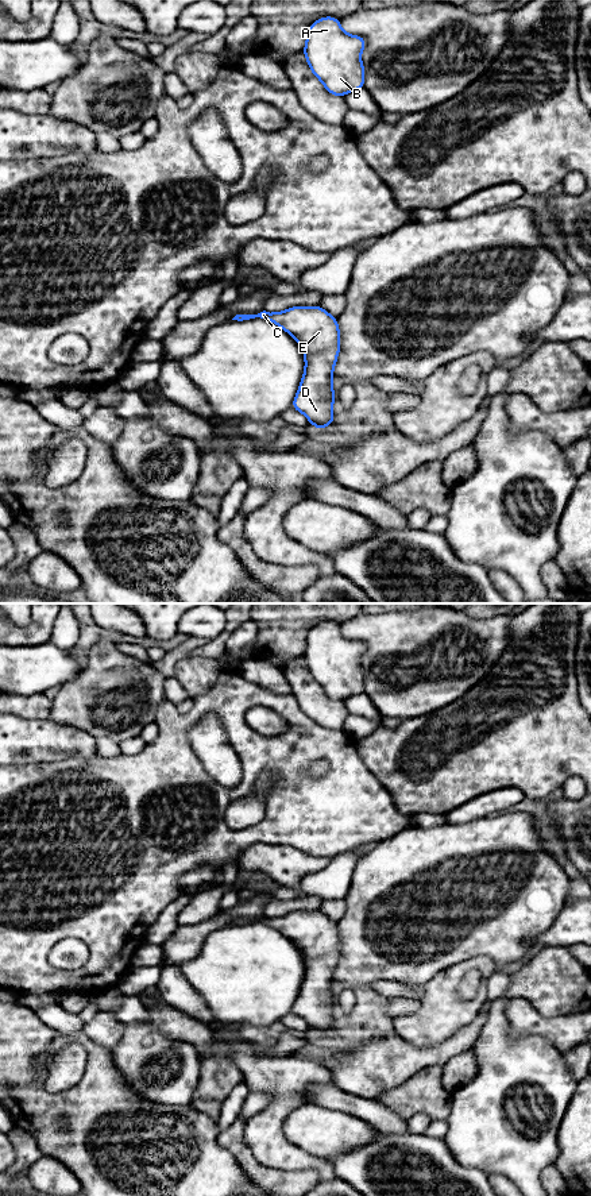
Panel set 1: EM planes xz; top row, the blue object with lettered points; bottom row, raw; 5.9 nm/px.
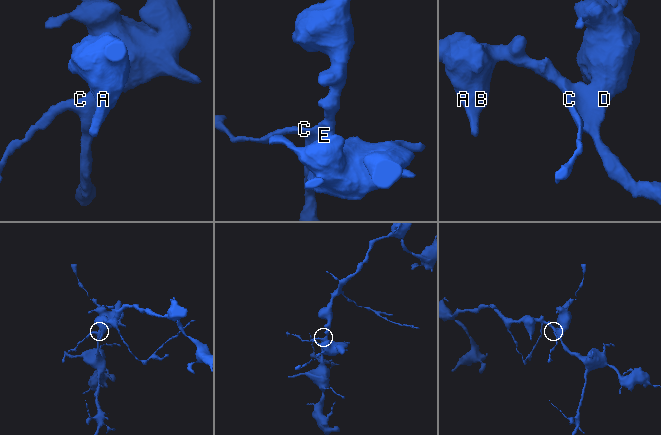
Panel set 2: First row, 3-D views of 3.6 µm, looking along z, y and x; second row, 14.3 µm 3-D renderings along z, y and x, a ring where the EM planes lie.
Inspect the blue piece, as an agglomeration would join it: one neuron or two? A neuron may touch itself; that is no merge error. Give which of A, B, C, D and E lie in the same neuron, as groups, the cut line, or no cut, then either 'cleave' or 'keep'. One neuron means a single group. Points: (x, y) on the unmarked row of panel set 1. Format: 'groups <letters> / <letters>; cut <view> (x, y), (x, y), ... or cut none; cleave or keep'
groups A B C D E; cut none; keep

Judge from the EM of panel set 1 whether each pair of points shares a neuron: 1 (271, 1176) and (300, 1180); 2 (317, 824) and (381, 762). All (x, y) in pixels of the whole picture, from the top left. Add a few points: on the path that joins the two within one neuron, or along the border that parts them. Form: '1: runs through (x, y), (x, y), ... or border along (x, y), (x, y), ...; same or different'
1: runs through (278, 1180), (293, 1180); same
2: border along (356, 743), (356, 753), (390, 797); different

